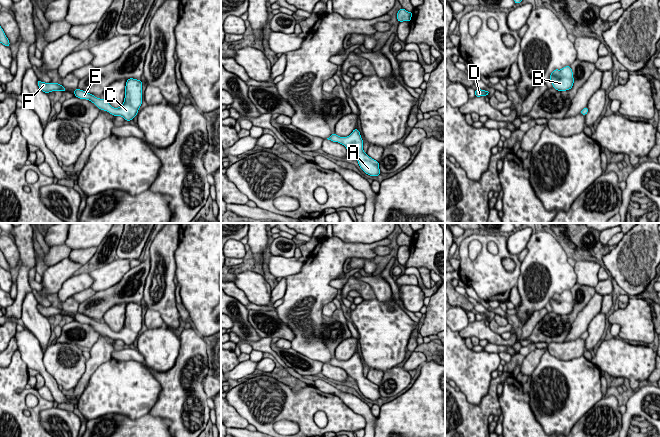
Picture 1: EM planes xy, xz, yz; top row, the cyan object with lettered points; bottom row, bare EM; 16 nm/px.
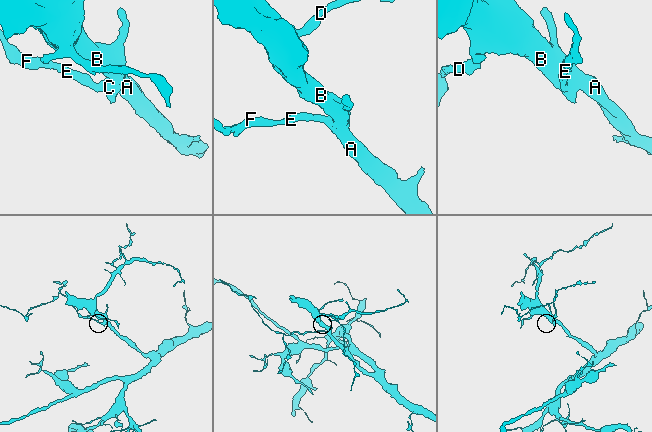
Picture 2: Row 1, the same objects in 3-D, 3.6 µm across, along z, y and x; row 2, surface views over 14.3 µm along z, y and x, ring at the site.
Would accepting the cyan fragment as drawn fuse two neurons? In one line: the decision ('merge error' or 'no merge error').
no merge error

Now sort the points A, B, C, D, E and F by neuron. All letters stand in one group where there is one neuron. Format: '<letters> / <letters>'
A B C D E F

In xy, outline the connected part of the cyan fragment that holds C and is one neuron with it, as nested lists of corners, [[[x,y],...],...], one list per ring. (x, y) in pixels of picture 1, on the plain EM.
[[[129,302],[125,310],[124,327],[119,332],[112,331],[106,323],[100,323],[93,318],[76,313],[74,319],[80,323],[86,323],[94,327],[99,333],[116,340],[122,340],[126,345],[131,345],[137,339],[142,328],[142,305]]]

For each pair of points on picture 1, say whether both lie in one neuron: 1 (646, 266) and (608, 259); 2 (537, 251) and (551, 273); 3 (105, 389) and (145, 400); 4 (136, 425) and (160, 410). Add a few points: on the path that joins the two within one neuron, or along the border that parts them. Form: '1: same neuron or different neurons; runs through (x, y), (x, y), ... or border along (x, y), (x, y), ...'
1: same neuron; runs through (637, 266), (632, 263), (617, 261)
2: same neuron; runs through (542, 256), (546, 260), (548, 268)
3: same neuron; runs through (115, 389), (135, 391)
4: different neurons; border along (149, 413), (167, 418), (170, 421), (170, 425)

